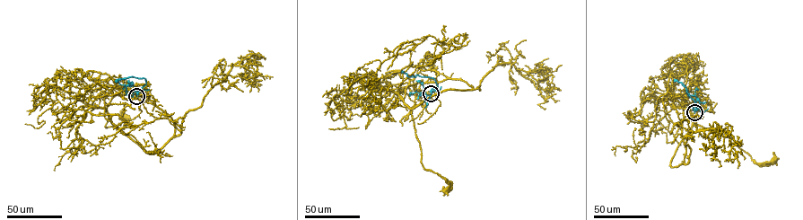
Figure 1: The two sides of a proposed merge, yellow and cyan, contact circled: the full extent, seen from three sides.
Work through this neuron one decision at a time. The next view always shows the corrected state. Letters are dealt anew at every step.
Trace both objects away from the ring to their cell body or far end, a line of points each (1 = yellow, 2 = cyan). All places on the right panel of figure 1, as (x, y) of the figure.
1: (694, 112), (695, 99), (681, 93), (694, 124), (730, 137), (755, 162), (769, 164), (772, 161)
2: (694, 112), (694, 101), (684, 85), (675, 81)

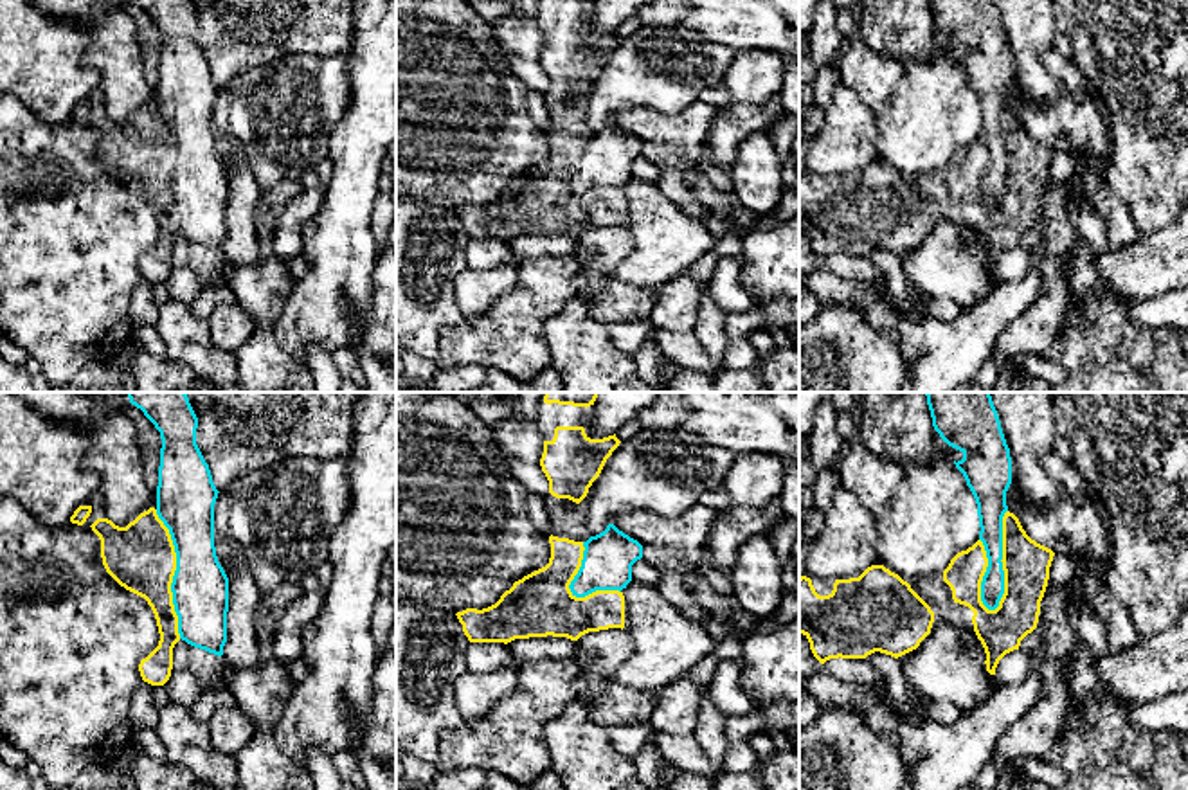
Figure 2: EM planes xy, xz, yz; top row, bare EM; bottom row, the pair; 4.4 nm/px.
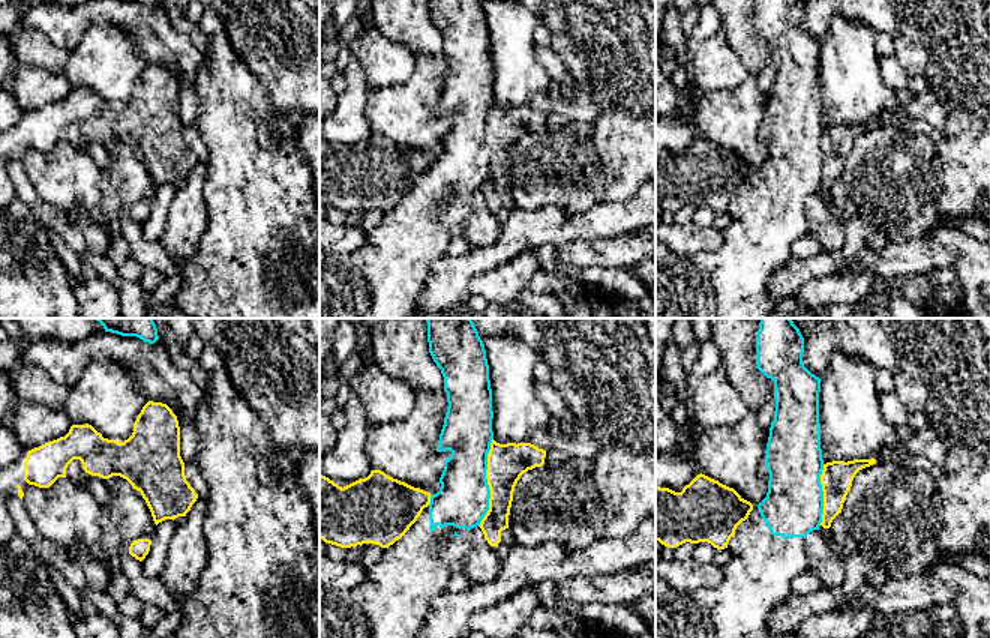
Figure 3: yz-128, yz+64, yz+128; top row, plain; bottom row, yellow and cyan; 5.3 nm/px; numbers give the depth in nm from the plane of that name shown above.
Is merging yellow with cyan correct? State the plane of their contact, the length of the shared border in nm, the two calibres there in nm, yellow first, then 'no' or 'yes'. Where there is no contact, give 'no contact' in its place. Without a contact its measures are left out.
yz | 460 nm | 220/130 nm | no

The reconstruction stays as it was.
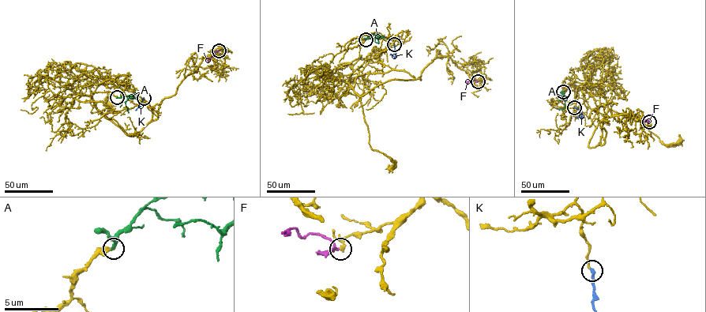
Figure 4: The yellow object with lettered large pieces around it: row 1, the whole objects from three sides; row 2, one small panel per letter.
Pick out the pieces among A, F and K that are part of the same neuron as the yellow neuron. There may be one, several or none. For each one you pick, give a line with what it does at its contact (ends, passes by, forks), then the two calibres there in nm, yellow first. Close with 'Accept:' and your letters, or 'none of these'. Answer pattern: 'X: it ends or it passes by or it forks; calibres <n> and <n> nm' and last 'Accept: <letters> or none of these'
A: it ends; calibres 200 and 240 nm
K: it ends; calibres 200 and 280 nm
Accept: A, K

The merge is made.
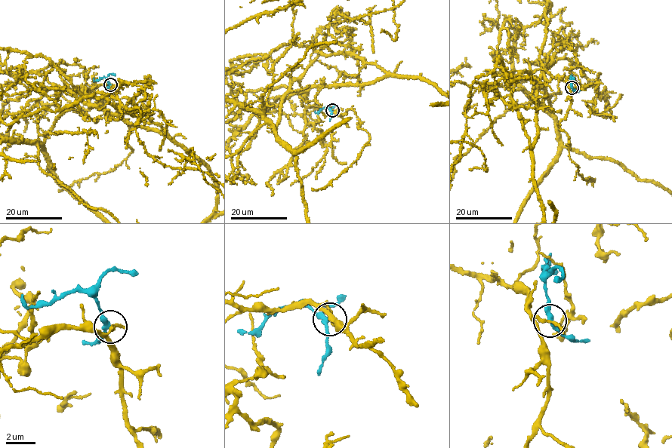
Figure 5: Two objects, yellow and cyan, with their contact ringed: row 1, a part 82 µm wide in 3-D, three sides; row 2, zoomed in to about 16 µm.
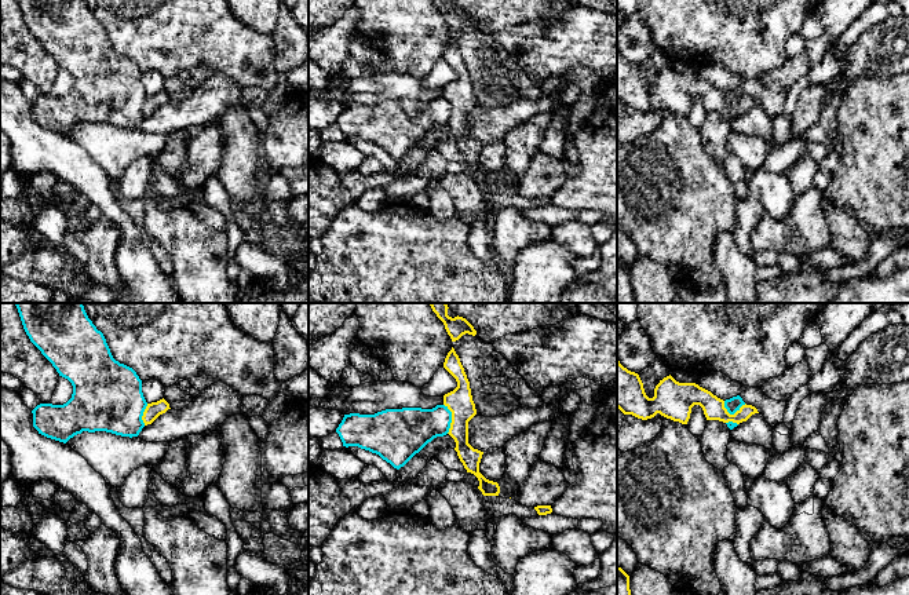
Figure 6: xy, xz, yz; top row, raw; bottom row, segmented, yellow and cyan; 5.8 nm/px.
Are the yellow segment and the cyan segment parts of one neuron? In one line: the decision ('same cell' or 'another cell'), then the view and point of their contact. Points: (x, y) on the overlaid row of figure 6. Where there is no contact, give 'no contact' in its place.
another cell; contact xz (452, 419)

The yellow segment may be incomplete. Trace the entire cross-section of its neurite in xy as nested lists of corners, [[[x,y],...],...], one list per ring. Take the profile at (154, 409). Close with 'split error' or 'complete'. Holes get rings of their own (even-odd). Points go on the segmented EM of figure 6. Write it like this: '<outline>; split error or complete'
[[[163,398],[157,402],[147,404],[142,420],[145,426],[152,424],[160,415],[165,413],[169,408],[169,404]]]; complete

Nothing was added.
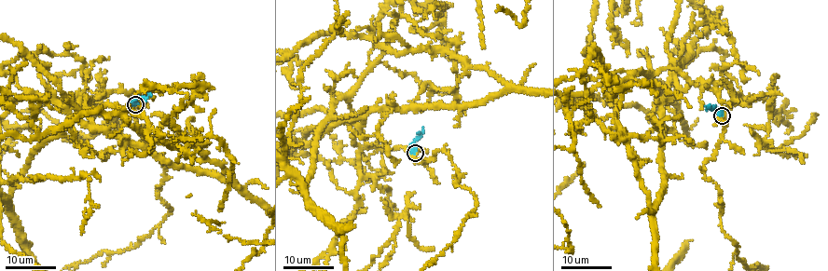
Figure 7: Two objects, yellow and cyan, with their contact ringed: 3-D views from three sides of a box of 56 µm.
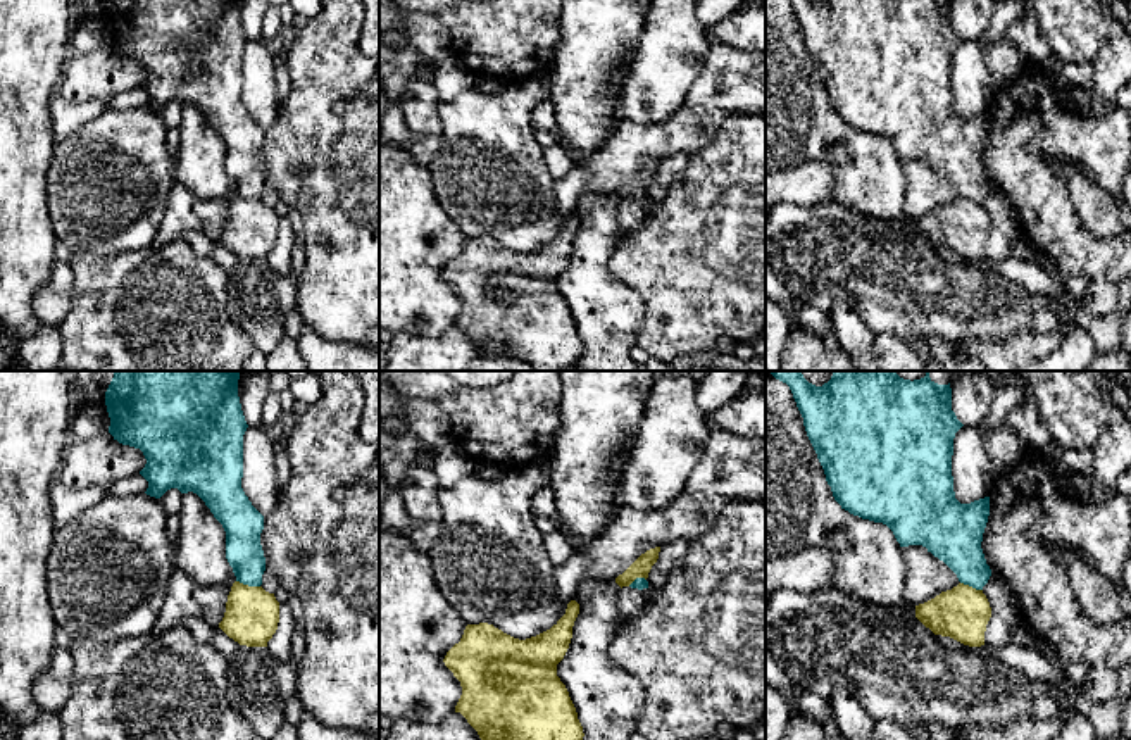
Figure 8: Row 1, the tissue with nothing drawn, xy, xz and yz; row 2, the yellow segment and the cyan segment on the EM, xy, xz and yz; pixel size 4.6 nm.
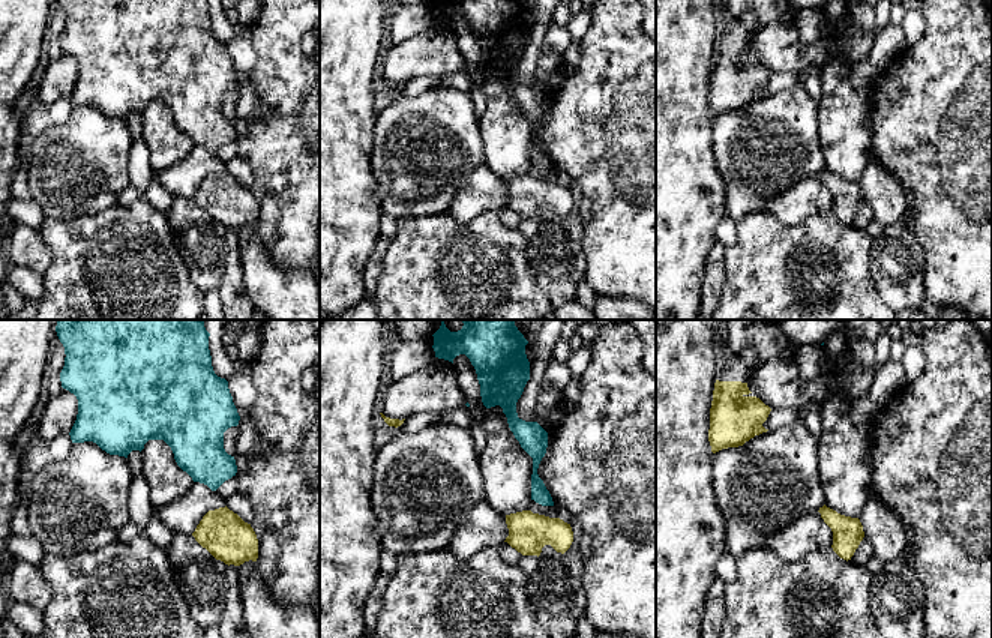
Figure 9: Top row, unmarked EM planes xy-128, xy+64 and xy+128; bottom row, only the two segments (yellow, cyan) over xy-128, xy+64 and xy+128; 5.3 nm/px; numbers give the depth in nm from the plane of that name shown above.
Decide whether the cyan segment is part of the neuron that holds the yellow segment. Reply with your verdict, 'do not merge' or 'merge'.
do not merge

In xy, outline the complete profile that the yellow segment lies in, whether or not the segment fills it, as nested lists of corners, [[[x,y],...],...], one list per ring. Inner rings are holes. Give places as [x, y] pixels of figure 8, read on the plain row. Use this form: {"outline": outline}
{"outline": [[[234,195],[219,241],[247,260],[267,260],[278,243],[279,216],[262,200]]]}

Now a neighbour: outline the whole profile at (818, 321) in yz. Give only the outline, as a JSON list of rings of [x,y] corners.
[[[800,300],[797,319],[821,338],[834,336],[829,314]]]

